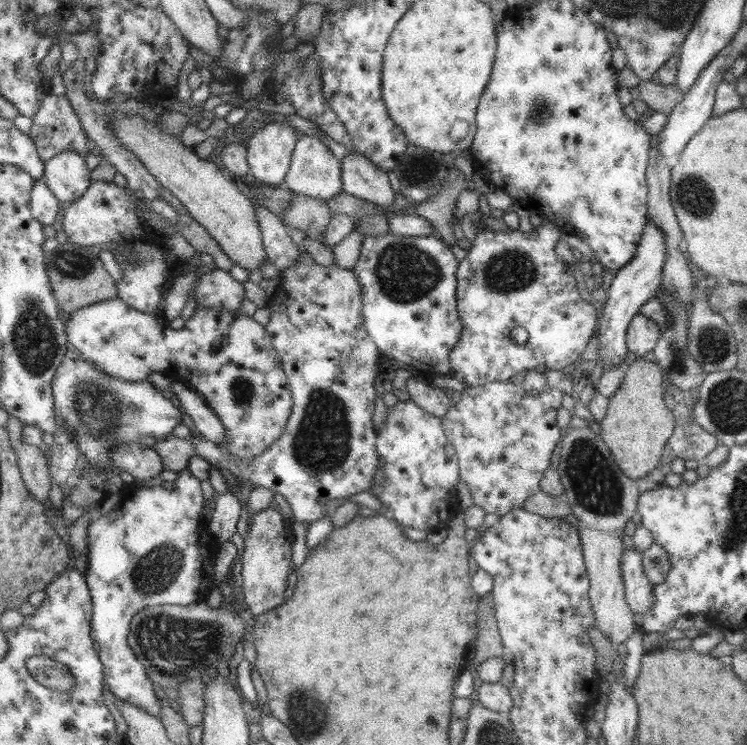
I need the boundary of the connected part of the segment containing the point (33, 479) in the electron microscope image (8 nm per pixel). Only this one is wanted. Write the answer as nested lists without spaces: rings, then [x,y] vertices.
[[[9,414],[5,429],[13,450],[17,456],[17,463],[21,470],[21,477],[26,485],[27,491],[38,502],[45,504],[50,492],[51,476],[47,465],[45,454],[38,449],[37,445],[22,442],[23,422],[19,418]]]

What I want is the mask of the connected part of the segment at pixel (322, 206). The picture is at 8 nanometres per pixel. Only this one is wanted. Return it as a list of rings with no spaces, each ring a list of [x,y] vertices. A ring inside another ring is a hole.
[[[293,192],[282,220],[289,230],[298,228],[308,238],[323,243],[323,230],[332,218],[328,202],[329,200],[323,198],[312,198]]]

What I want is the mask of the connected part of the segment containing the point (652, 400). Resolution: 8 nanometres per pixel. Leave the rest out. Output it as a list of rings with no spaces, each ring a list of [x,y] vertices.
[[[650,357],[636,359],[628,366],[620,388],[609,398],[606,416],[599,422],[600,437],[624,475],[644,478],[660,466],[664,445],[672,436],[675,422],[663,397],[664,373]]]

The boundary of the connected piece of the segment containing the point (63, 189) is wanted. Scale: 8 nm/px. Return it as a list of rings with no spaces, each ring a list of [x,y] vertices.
[[[63,150],[45,162],[42,180],[59,201],[74,202],[91,185],[85,157],[73,150]]]

